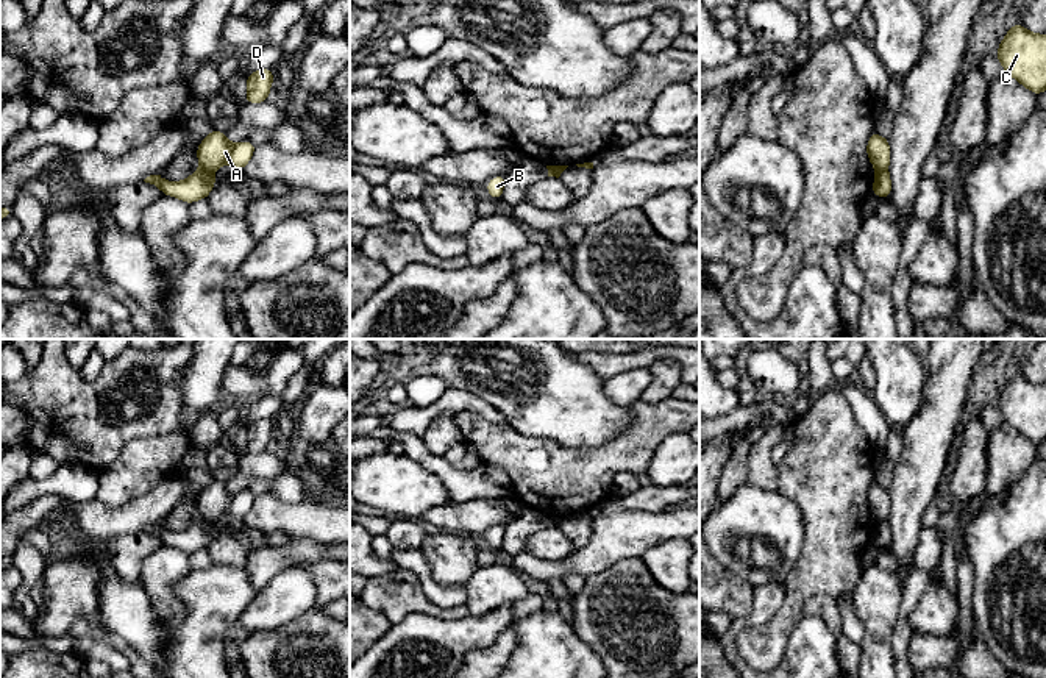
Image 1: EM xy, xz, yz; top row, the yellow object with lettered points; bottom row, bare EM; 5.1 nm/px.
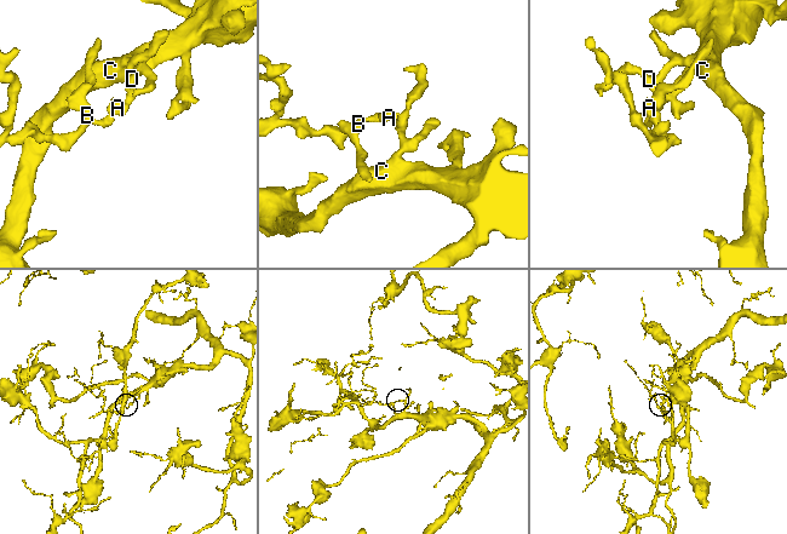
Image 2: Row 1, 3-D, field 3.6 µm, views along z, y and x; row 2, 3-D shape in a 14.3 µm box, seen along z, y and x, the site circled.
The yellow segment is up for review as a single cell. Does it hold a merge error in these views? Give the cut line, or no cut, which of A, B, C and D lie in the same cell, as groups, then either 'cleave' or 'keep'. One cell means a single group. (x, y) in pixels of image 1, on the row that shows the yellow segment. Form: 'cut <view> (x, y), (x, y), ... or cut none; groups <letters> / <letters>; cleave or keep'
cut xy (200, 167), (211, 174); groups A C D / B; cleave

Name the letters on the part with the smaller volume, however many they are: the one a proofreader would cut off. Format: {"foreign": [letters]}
{"foreign": ["B"]}

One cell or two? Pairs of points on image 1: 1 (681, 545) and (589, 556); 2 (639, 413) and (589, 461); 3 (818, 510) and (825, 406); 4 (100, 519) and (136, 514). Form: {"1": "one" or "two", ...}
{"1": "two", "2": "one", "3": "one", "4": "one"}

